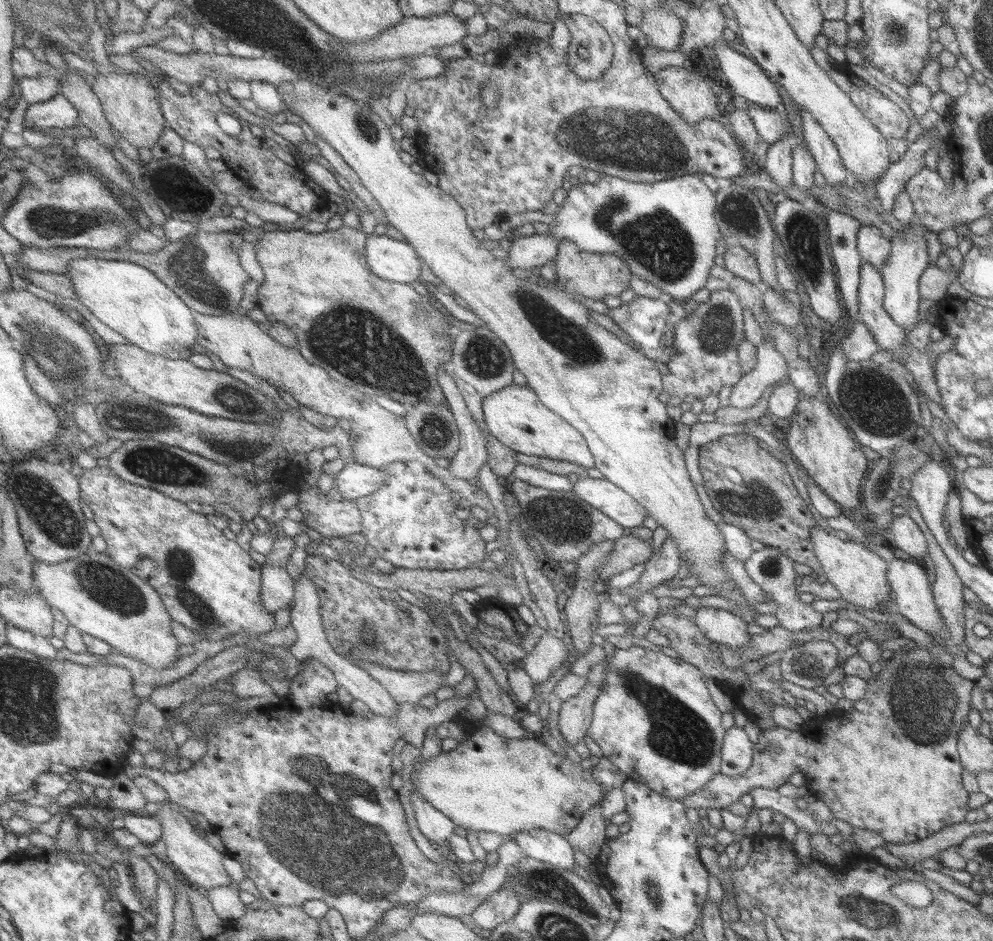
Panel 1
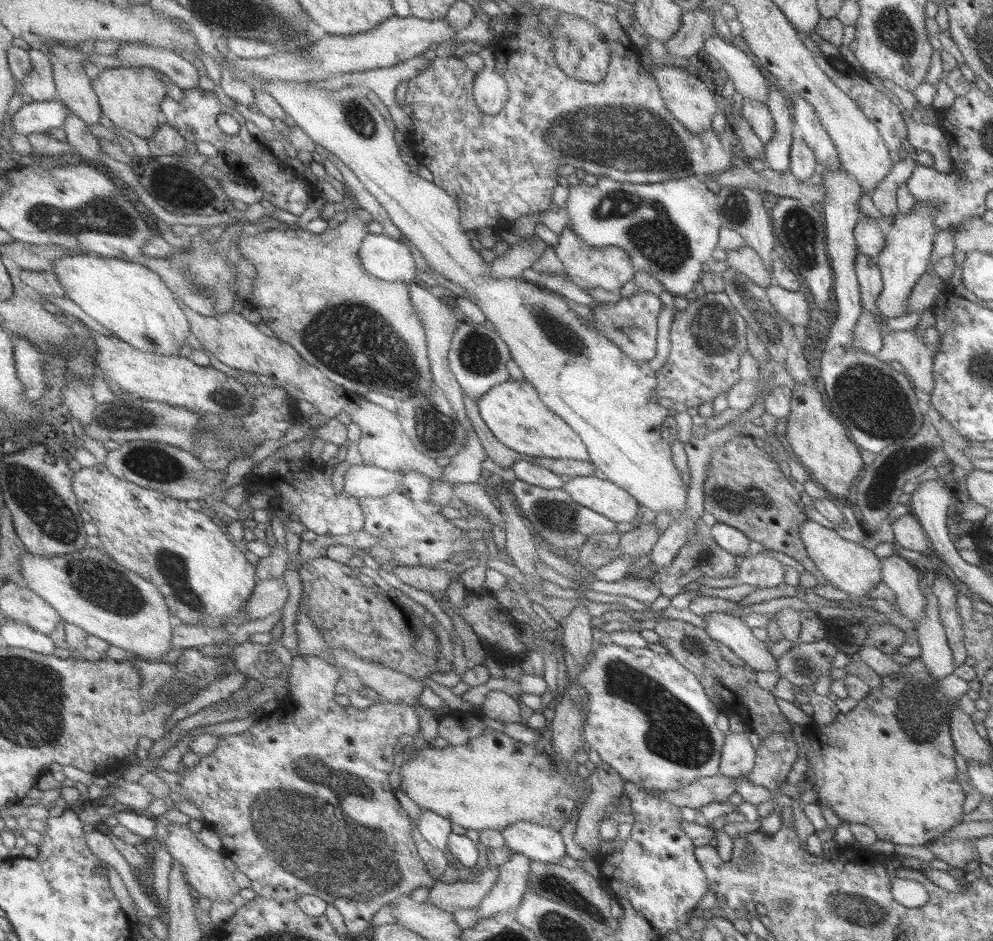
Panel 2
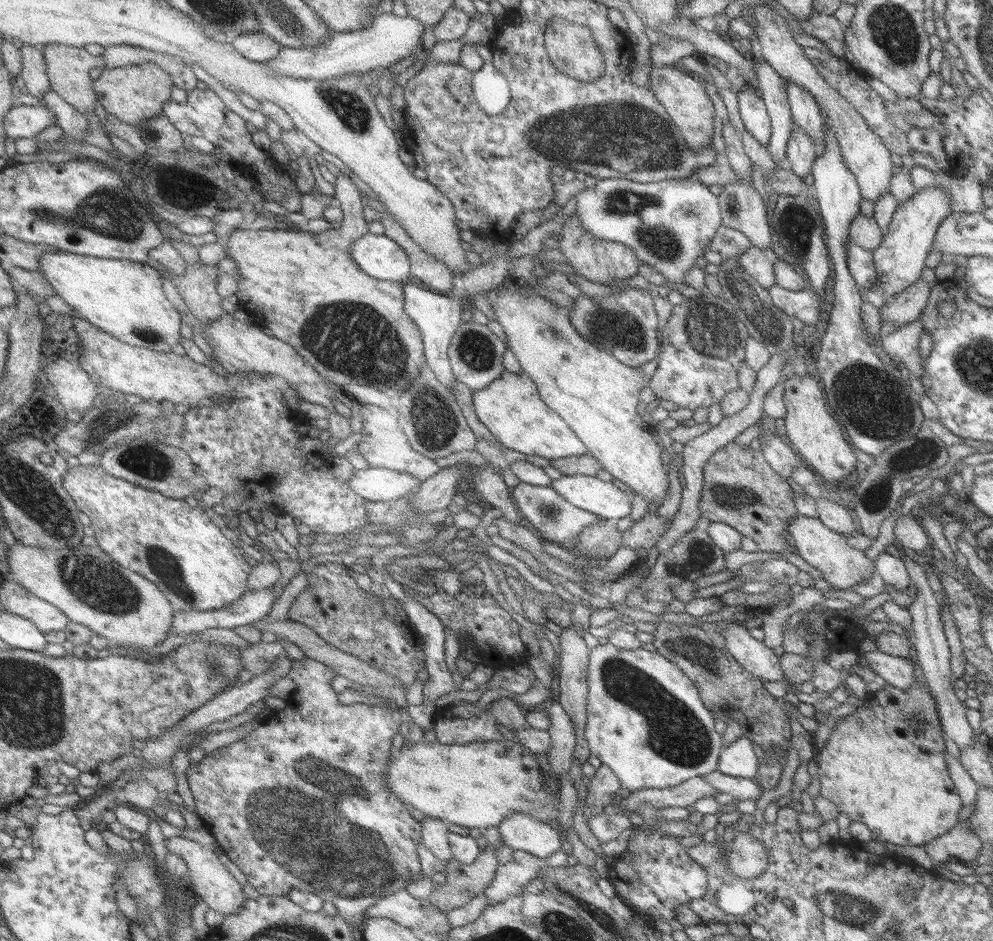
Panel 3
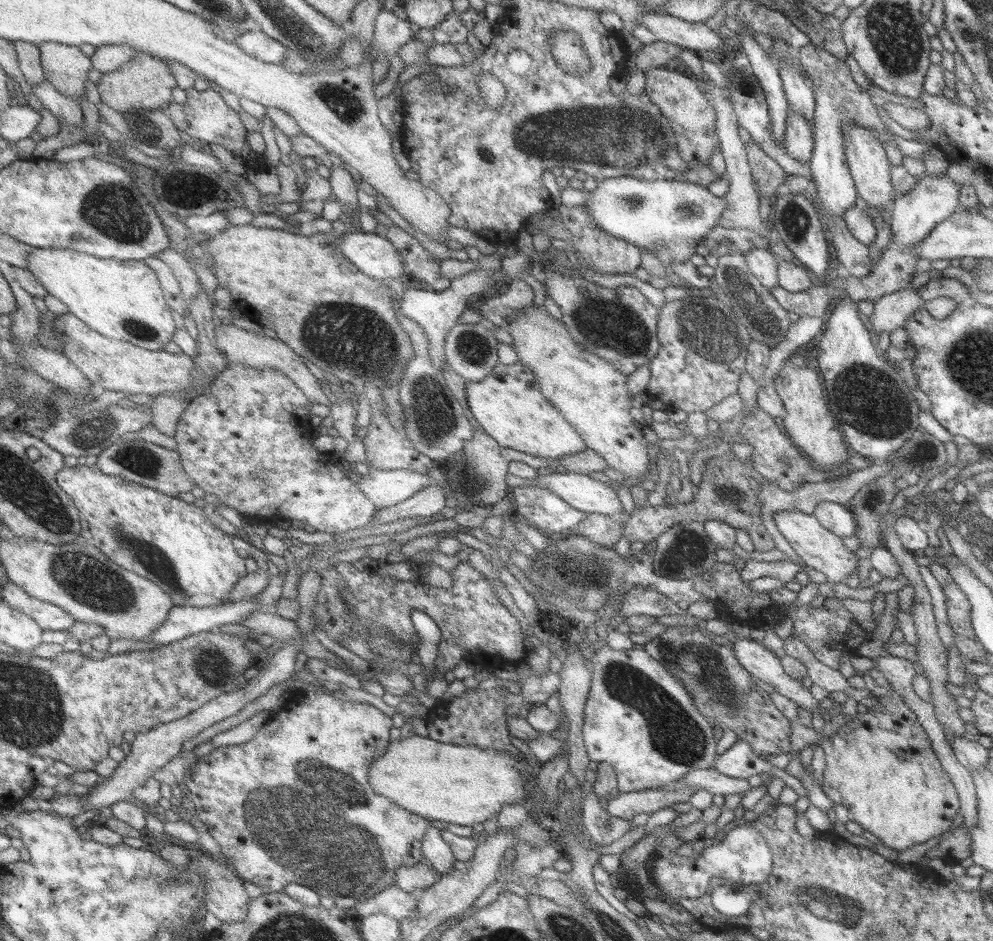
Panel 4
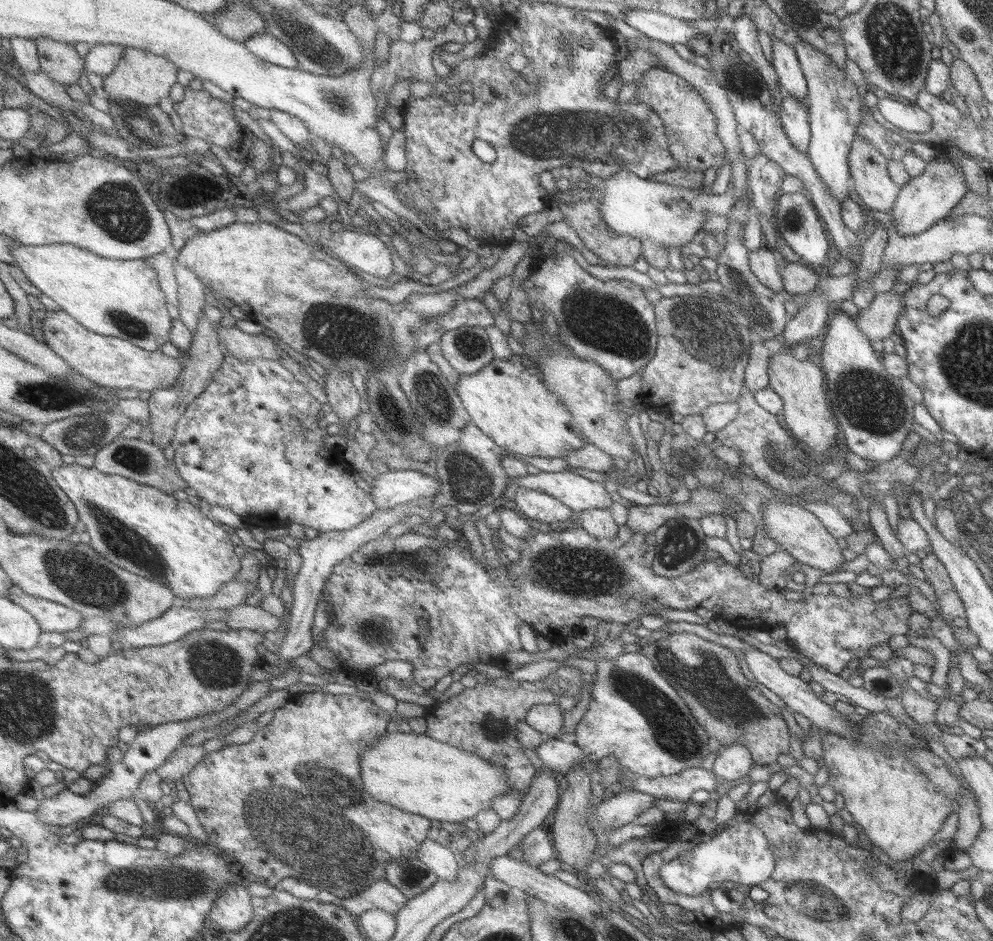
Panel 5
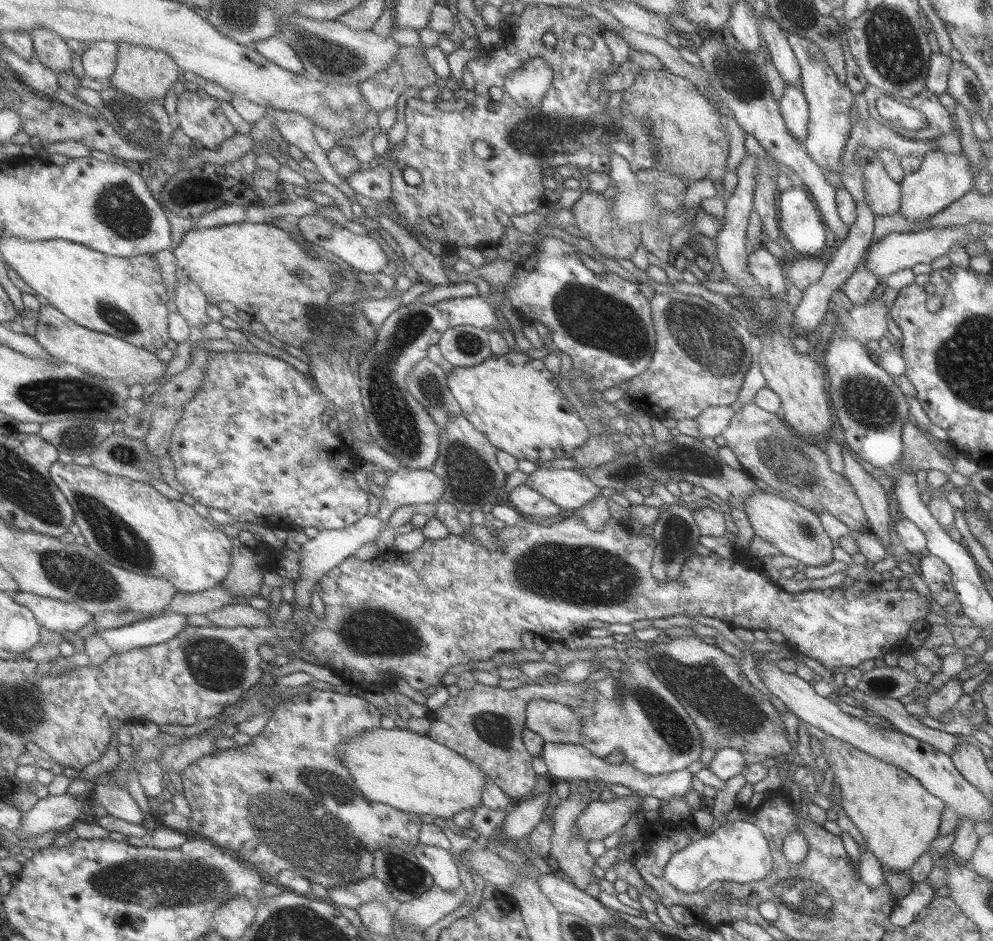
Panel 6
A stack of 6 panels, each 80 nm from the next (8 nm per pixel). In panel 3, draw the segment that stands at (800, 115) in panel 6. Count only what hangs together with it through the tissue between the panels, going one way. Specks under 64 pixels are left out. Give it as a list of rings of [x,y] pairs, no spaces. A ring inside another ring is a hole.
[[[792,123],[792,130],[785,146],[786,168],[791,170],[795,176],[807,176],[810,172],[813,161],[815,161],[816,148],[796,124]]]

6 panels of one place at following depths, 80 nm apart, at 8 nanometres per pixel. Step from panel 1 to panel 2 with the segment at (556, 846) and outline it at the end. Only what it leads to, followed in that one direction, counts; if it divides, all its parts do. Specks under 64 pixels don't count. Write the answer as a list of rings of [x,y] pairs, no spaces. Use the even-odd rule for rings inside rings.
[[[523,821],[508,826],[502,833],[509,849],[533,861],[559,865],[567,856],[563,836],[557,828]]]

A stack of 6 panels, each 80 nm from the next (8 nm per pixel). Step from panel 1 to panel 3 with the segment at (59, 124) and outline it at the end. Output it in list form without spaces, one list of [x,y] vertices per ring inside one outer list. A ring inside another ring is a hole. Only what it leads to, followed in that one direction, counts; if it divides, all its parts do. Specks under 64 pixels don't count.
[[[43,102],[36,105],[20,105],[6,114],[6,136],[13,140],[35,136],[49,126],[57,124],[56,114]]]

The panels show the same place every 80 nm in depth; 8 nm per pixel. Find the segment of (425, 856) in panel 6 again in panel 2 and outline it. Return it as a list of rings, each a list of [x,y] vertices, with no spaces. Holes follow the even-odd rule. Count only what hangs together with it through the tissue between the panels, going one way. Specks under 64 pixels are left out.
[[[421,808],[420,816],[417,818],[417,825],[424,840],[449,857],[447,848],[449,837],[453,834],[452,820],[432,810]]]

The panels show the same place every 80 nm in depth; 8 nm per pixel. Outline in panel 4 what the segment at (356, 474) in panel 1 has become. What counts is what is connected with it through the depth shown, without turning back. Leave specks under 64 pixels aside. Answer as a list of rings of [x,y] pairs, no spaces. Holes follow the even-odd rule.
[[[369,469],[366,475],[358,477],[359,489],[363,494],[374,502],[378,509],[385,509],[391,506],[399,505],[401,502],[407,501],[409,498],[415,496],[425,490],[427,486],[431,486],[431,479],[420,472],[414,470],[379,470]]]

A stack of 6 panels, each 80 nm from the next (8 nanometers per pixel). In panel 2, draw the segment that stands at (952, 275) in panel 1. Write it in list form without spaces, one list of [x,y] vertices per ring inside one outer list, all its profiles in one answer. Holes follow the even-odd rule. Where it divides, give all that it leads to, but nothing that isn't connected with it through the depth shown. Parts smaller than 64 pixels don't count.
[[[925,271],[918,276],[907,297],[906,308],[904,308],[906,314],[921,312],[925,307],[931,306],[935,296],[941,293],[945,285],[946,282],[931,271]]]

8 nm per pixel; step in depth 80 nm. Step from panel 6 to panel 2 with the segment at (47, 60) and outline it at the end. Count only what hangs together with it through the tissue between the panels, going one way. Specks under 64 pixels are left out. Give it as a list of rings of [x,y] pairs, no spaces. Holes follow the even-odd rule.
[[[55,44],[50,48],[48,54],[51,58],[51,64],[54,68],[54,80],[56,87],[58,88],[57,99],[63,101],[72,112],[81,117],[88,126],[99,124],[101,118],[103,118],[104,112],[100,105],[100,98],[95,93],[91,78],[85,73],[85,66],[89,62],[97,64],[101,68],[120,68],[125,67],[125,64],[121,62],[121,59],[117,58],[117,55],[100,56],[99,54],[82,54],[78,48],[70,44],[61,45]]]

